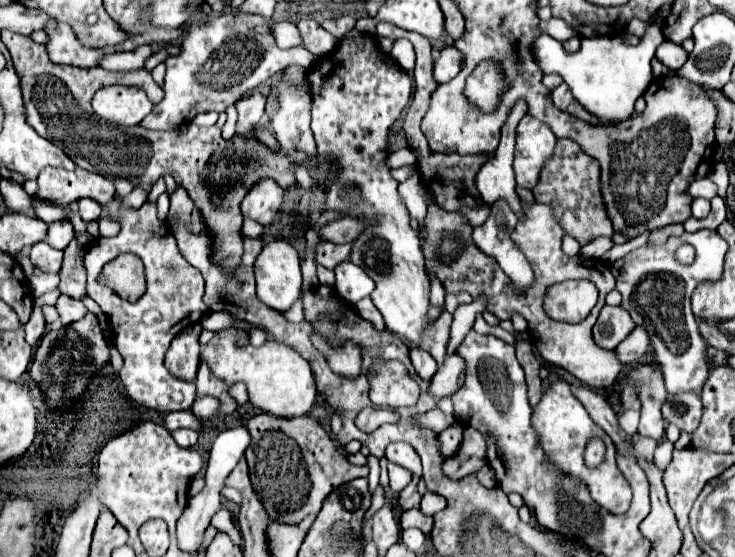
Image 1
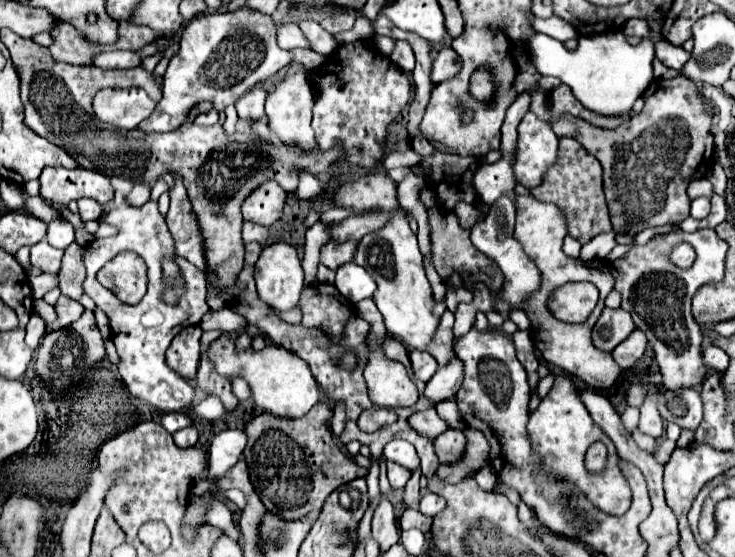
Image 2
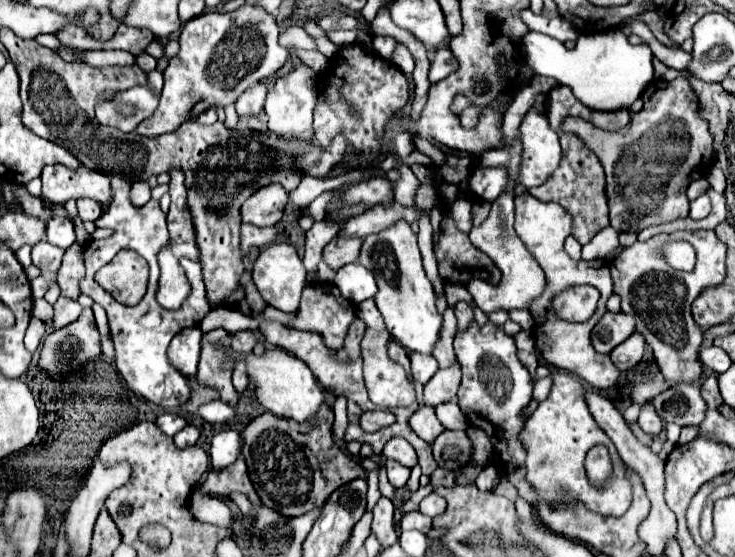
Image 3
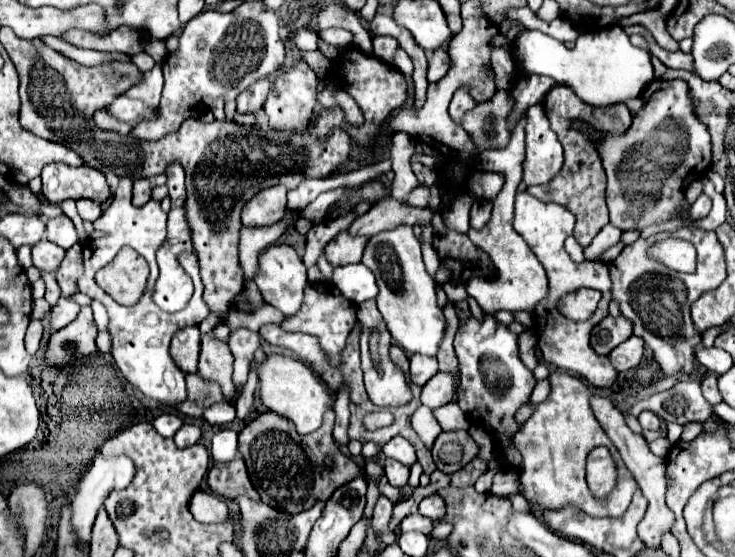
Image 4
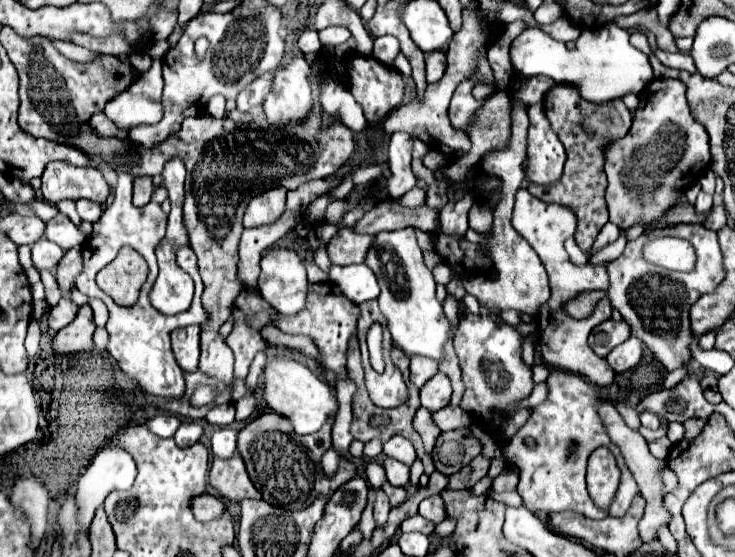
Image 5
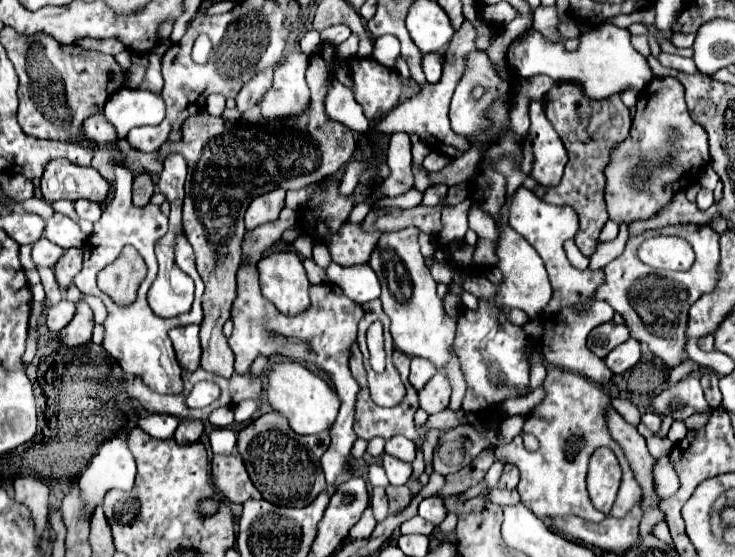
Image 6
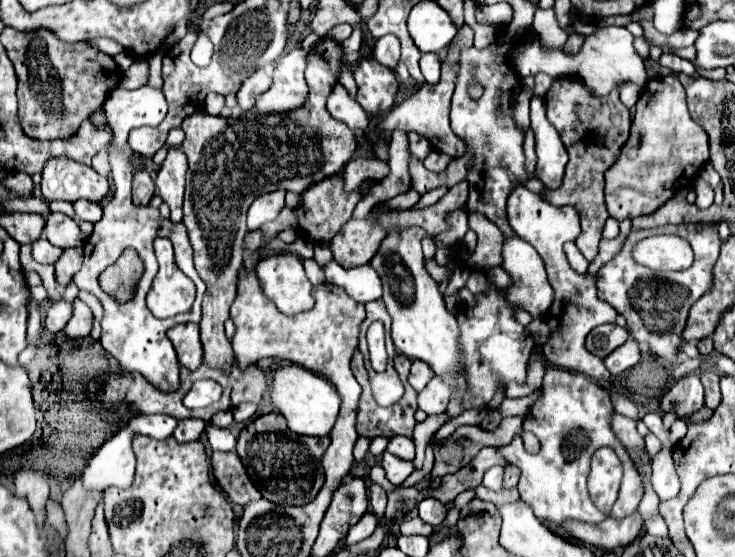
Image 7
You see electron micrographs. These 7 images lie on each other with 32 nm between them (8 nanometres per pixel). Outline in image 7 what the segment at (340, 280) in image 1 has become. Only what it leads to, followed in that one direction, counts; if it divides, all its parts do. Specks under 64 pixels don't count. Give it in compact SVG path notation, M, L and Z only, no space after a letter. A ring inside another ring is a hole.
M330 260L324 266L324 276L330 284L336 284L336 286L344 288L348 292L348 296L354 298L356 302L366 304L366 302L382 298L380 276L370 264L345 270L340 264Z

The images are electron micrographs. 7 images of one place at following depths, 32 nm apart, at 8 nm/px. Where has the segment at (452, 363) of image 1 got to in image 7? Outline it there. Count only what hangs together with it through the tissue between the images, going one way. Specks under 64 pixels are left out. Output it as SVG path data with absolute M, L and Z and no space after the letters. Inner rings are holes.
M432 378L430 384L418 394L418 408L424 410L428 416L442 414L448 406L450 390L440 378Z

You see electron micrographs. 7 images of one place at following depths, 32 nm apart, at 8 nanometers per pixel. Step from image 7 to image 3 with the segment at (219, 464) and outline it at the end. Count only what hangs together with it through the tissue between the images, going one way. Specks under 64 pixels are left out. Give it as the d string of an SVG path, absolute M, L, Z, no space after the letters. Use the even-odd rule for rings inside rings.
M238 456L238 460L234 464L230 464L228 468L222 468L220 472L208 472L208 478L202 484L198 484L194 492L202 492L204 494L224 495L228 497L232 492L240 492L250 498L250 502L260 504L260 498L248 478L248 470L244 464L244 458Z

